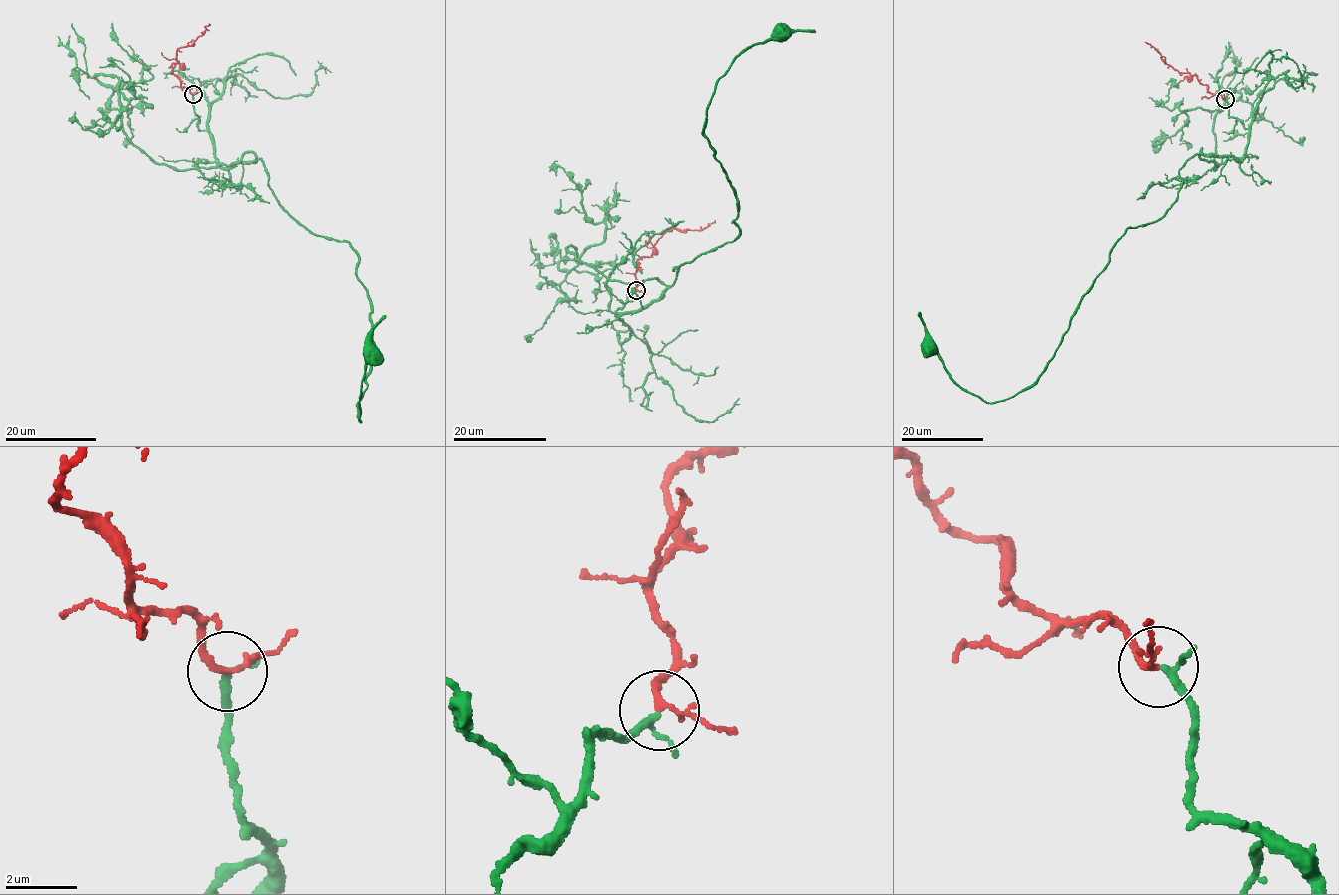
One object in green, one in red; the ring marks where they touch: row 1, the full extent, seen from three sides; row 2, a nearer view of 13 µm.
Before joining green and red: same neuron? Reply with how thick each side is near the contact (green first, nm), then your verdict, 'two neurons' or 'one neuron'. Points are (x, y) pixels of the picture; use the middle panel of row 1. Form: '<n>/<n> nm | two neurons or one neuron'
170/150 nm | one neuron

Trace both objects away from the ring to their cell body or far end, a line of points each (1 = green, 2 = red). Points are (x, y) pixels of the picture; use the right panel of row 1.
1: (1225, 99), (1250, 128), (1242, 160), (1185, 163), (1170, 207), (1114, 245), (1033, 383), (987, 403), (926, 348)
2: (1224, 99), (1219, 93), (1212, 94), (1195, 75), (1164, 63), (1165, 59), (1157, 50), (1145, 42)

